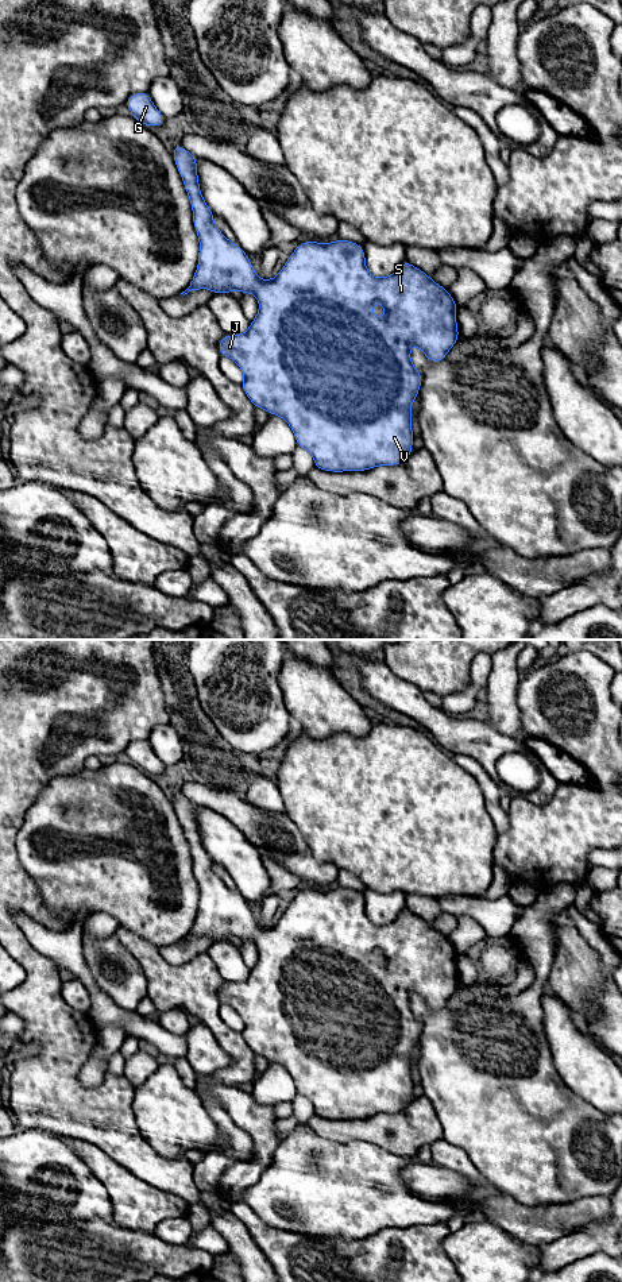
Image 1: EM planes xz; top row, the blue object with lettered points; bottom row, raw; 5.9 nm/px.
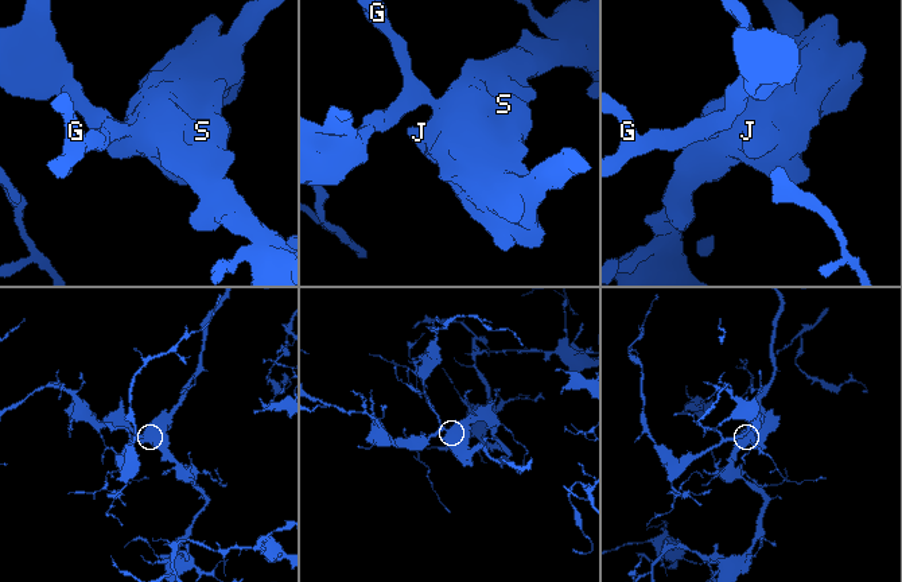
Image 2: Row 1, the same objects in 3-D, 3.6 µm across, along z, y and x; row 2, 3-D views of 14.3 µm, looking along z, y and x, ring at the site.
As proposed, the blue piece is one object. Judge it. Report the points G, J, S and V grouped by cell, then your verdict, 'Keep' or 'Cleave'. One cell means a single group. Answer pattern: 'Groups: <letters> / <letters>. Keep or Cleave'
Groups: G J S V. Keep

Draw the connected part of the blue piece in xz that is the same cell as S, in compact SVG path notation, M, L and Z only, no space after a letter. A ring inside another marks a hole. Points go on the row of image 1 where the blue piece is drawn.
M181 144L171 150L175 166L182 177L185 190L189 196L192 211L193 211L193 224L198 235L200 250L198 250L198 266L196 269L194 277L190 286L181 294L188 294L192 290L208 289L215 294L243 291L244 294L252 293L259 301L259 312L256 317L251 321L250 328L243 335L225 335L219 343L219 352L221 356L231 358L243 371L244 381L240 385L248 399L255 405L256 409L263 409L268 414L275 414L282 417L291 428L297 445L309 451L314 460L314 467L321 471L331 472L345 472L345 471L368 471L378 466L399 466L412 453L414 433L412 430L412 403L417 398L422 383L422 374L413 366L410 359L410 347L417 345L432 363L441 362L445 359L449 350L459 340L459 329L456 321L457 304L448 293L447 287L443 287L434 282L428 274L417 269L407 260L405 260L395 273L389 277L378 278L370 274L366 267L366 255L360 244L344 239L337 239L335 242L321 244L316 240L304 242L297 246L297 248L287 258L285 266L273 279L260 279L250 260L250 256L236 244L227 239L223 232L213 223L213 212L206 205L197 174L197 158L192 155ZM374 304L383 304L386 309L385 317L375 317L371 312Z

